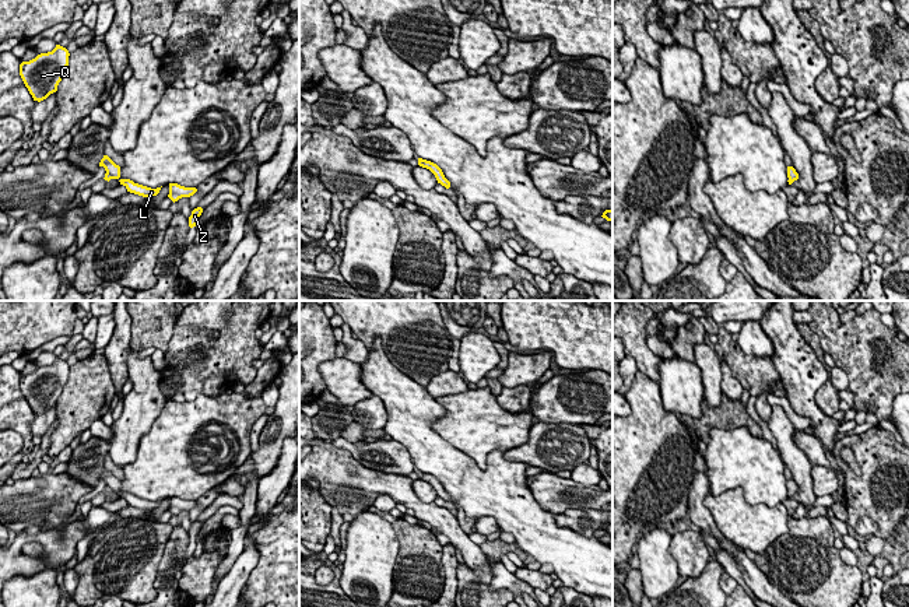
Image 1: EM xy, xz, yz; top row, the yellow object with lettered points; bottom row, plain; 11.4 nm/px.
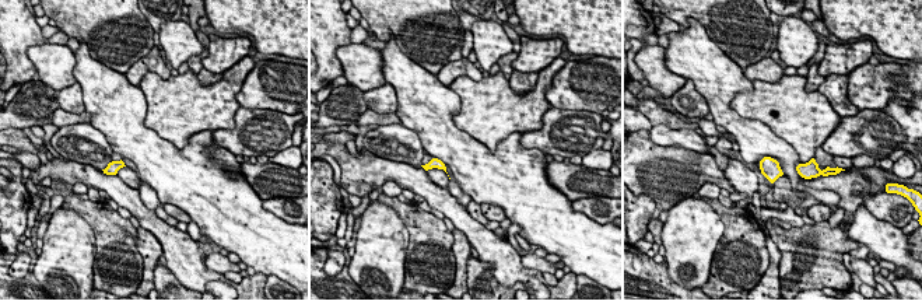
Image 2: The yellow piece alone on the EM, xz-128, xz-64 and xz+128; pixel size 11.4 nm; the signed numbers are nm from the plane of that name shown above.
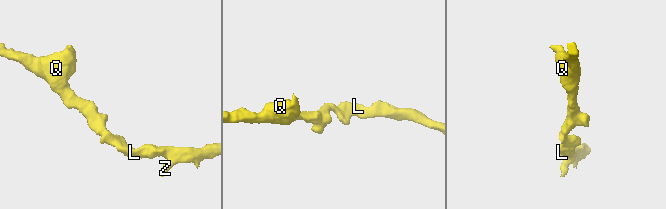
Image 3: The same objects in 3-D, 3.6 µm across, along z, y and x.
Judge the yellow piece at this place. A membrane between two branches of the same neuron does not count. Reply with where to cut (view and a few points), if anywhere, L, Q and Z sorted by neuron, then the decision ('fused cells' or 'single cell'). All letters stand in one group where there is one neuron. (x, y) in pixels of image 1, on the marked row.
no cut | L Q Z | single cell

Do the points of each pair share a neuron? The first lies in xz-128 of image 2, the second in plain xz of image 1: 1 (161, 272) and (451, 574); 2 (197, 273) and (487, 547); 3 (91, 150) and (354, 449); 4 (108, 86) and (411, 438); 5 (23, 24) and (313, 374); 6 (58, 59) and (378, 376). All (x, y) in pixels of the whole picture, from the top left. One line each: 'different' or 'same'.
1: different
2: different
3: same
4: same
5: same
6: different

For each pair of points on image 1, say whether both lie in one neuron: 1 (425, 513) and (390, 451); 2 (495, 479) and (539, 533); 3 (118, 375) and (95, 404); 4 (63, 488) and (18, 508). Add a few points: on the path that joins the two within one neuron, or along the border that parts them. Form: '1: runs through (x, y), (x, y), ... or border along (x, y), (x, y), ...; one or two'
1: border along (372, 469), (381, 473), (400, 473), (406, 476); two
2: runs through (502, 493), (525, 519); one
3: border along (102, 354), (115, 392); two
4: runs through (52, 498), (30, 502); one

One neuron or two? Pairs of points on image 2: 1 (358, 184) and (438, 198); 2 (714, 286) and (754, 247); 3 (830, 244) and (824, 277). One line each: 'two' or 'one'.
1: one
2: one
3: one

